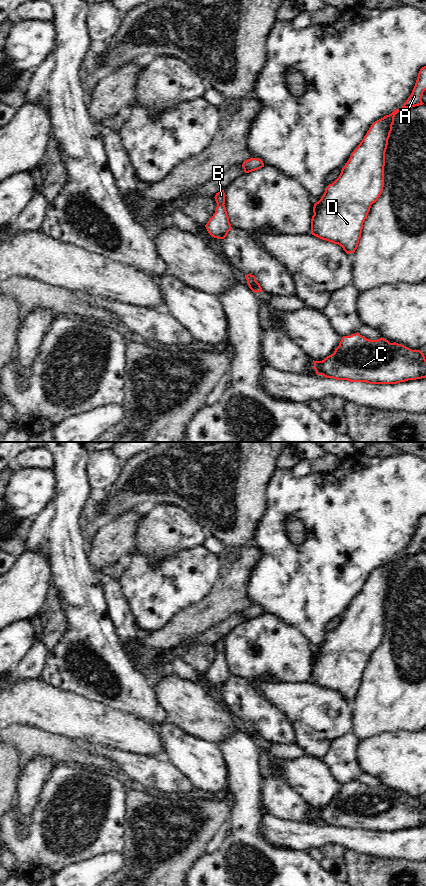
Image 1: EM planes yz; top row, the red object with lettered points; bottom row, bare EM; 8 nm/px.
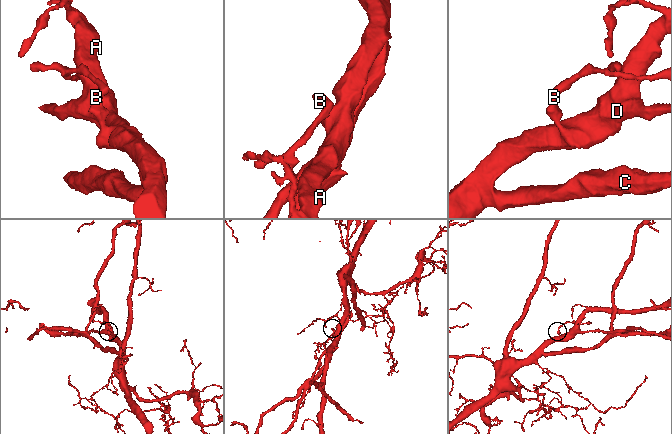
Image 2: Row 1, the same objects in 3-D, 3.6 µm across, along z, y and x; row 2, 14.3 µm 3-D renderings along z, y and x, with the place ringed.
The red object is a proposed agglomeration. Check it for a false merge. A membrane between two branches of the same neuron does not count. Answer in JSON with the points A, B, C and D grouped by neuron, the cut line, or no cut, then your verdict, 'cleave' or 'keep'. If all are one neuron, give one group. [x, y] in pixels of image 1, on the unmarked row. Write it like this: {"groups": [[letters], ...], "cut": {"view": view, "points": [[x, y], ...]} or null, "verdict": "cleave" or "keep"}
{"groups": [["A", "B", "C", "D"]], "cut": null, "verdict": "keep"}

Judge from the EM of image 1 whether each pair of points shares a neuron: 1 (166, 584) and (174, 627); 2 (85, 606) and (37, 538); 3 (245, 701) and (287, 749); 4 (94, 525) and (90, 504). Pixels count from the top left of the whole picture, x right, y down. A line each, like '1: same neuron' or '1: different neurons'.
1: different neurons
2: same neuron
3: different neurons
4: same neuron

